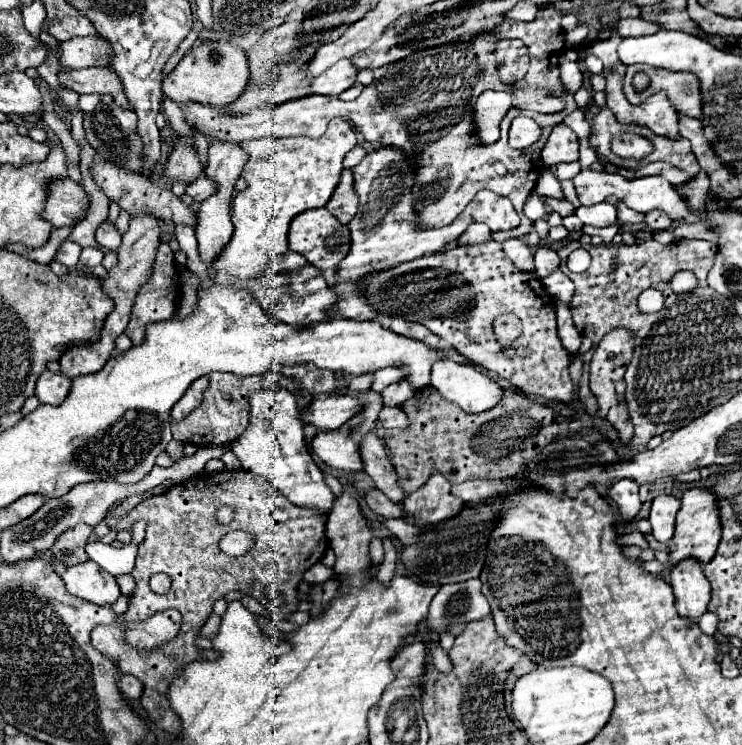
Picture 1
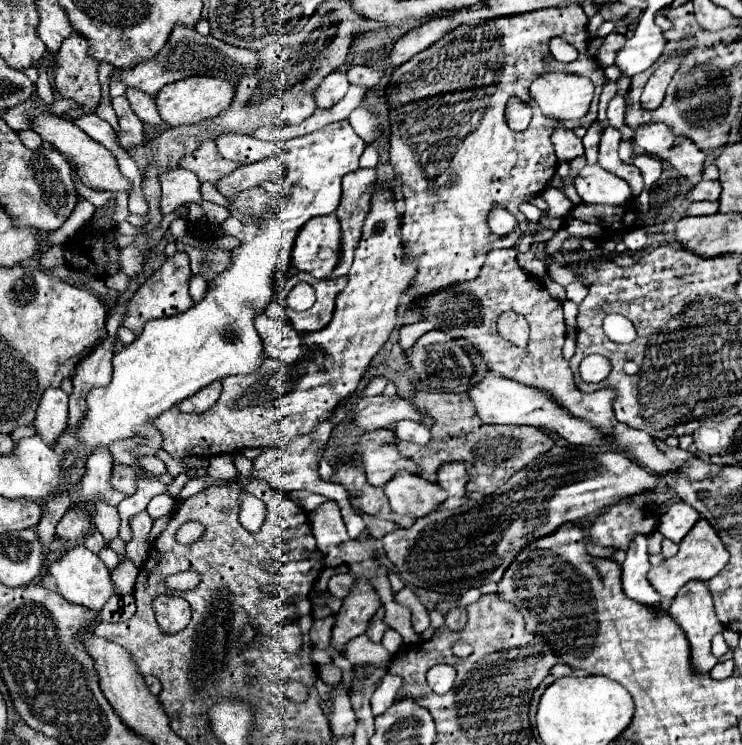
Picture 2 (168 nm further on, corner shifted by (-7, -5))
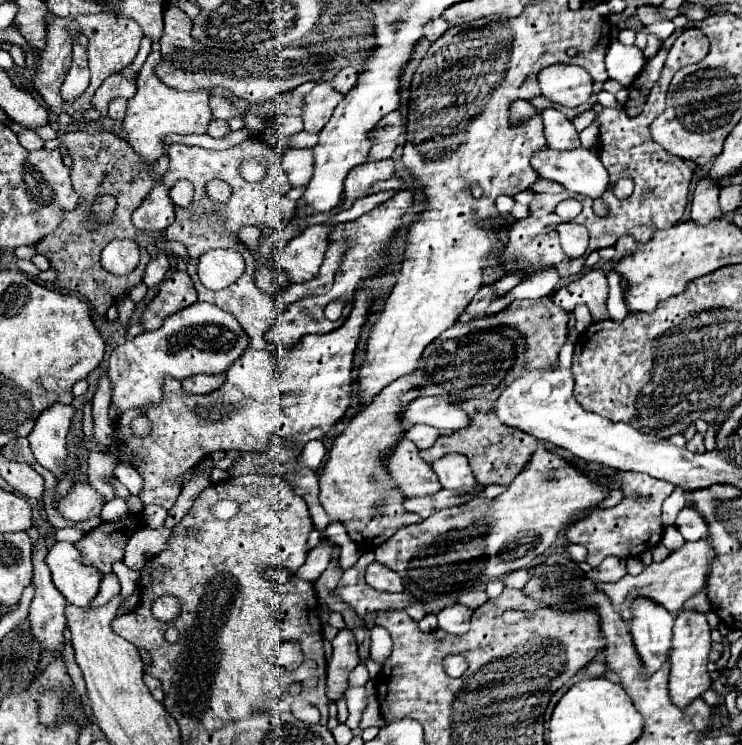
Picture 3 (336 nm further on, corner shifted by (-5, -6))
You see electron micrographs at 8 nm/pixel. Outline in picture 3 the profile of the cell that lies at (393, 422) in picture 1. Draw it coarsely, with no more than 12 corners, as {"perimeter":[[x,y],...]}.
{"perimeter":[[426,424],[406,432],[420,450],[430,448],[442,432]]}

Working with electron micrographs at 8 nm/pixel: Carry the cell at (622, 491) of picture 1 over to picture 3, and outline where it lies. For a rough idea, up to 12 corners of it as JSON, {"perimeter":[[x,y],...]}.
{"perimeter":[[648,598],[630,634],[652,676],[668,660],[674,616]]}

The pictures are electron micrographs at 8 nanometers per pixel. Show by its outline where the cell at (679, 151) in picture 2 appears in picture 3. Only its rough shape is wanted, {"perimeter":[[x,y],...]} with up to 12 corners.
{"perimeter":[[710,178],[696,184],[690,216],[696,224],[724,218]]}

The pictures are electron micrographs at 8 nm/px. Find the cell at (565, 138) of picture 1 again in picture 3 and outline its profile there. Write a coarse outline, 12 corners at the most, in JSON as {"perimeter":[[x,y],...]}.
{"perimeter":[[546,108],[544,136],[552,150],[580,146],[568,116]]}

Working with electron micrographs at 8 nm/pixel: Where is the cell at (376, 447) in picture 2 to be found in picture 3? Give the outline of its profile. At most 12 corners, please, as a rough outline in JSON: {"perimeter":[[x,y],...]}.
{"perimeter":[[402,438],[386,468],[406,498],[442,490],[420,450]]}

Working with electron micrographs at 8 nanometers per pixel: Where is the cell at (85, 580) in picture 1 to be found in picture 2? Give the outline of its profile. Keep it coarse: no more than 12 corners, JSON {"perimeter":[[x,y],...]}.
{"perimeter":[[82,543],[52,563],[58,593],[100,611],[118,595],[110,571]]}

